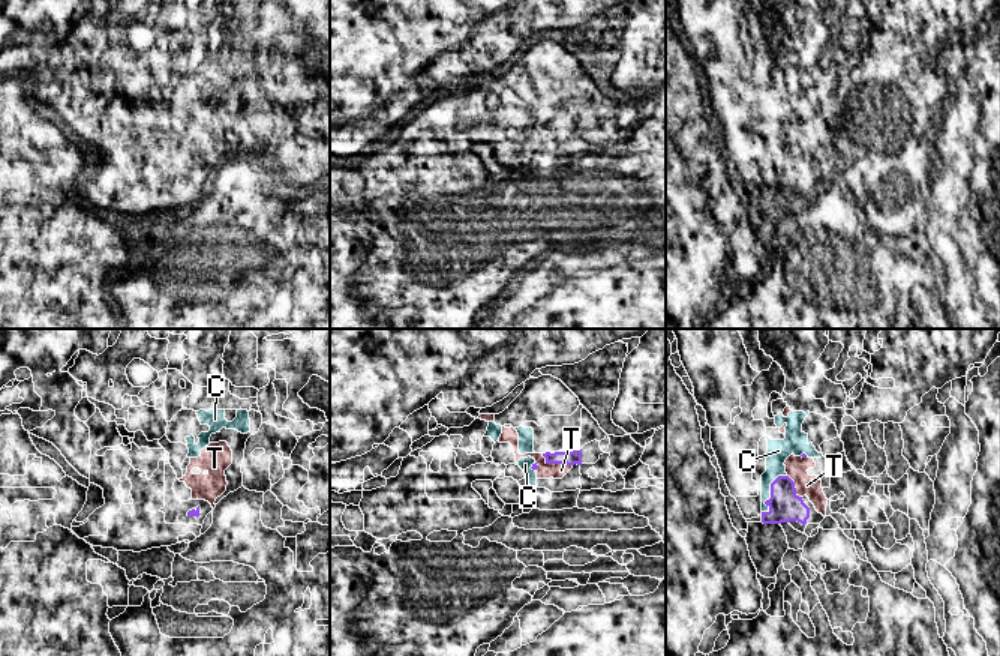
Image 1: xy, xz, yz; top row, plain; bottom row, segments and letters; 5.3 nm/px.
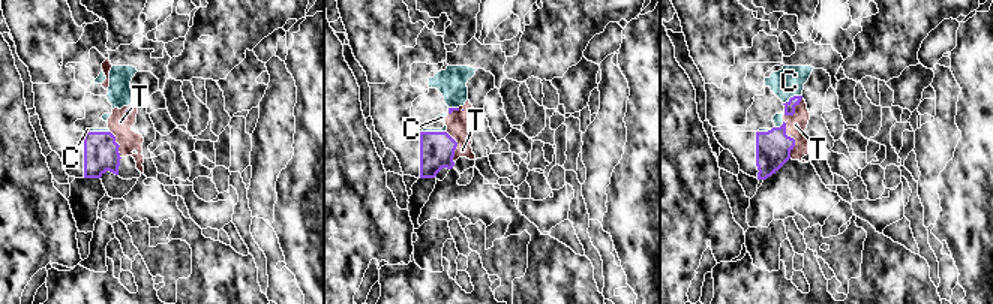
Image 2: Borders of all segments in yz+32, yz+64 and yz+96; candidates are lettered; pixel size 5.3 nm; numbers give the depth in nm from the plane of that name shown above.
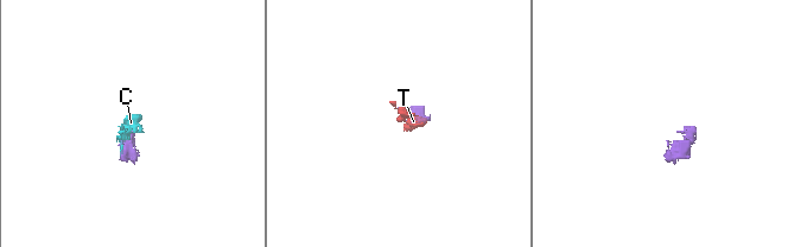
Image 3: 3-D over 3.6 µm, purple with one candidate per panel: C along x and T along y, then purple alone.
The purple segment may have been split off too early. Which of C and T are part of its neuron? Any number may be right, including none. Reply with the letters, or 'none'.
C, T

